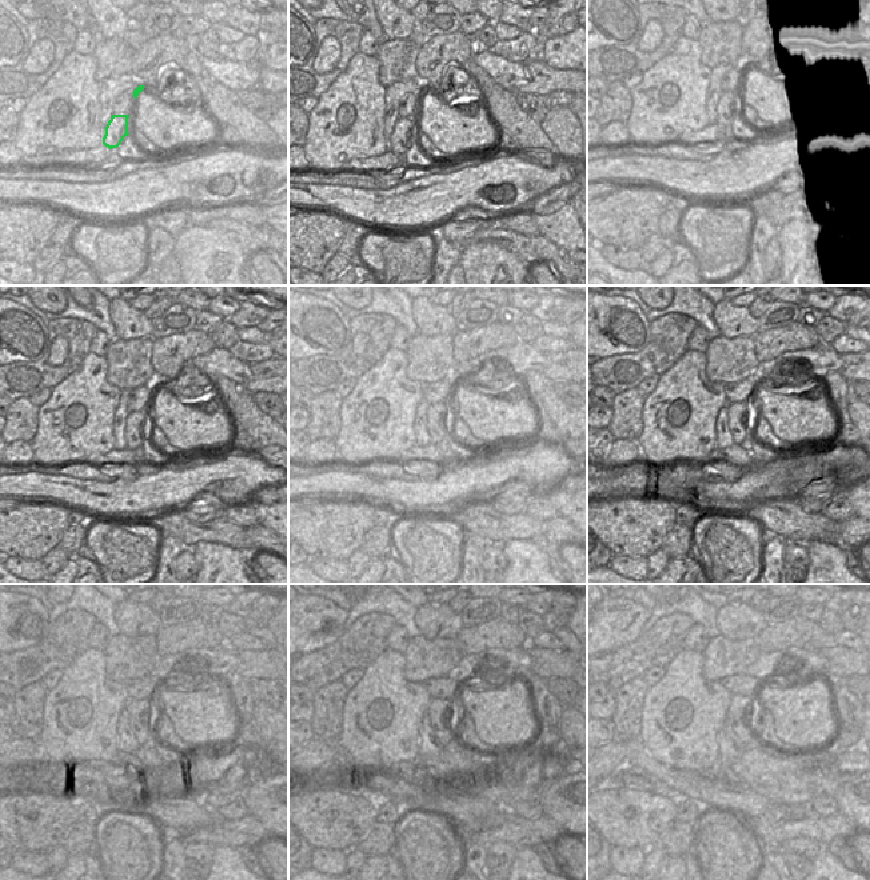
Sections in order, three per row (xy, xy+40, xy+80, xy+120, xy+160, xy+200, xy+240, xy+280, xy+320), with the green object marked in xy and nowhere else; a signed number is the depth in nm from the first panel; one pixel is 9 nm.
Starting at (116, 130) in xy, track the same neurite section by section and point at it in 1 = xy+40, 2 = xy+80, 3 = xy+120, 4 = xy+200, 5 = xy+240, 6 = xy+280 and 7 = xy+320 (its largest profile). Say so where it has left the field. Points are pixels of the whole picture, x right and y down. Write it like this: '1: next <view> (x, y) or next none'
1: next xy+40 (416, 127)
2: next xy+80 (717, 123)
3: next xy+120 (119, 426)
4: next xy+200 (723, 438)
5: next xy+240 (127, 742)
6: next xy+280 (430, 746)
7: next xy+320 (730, 748)

